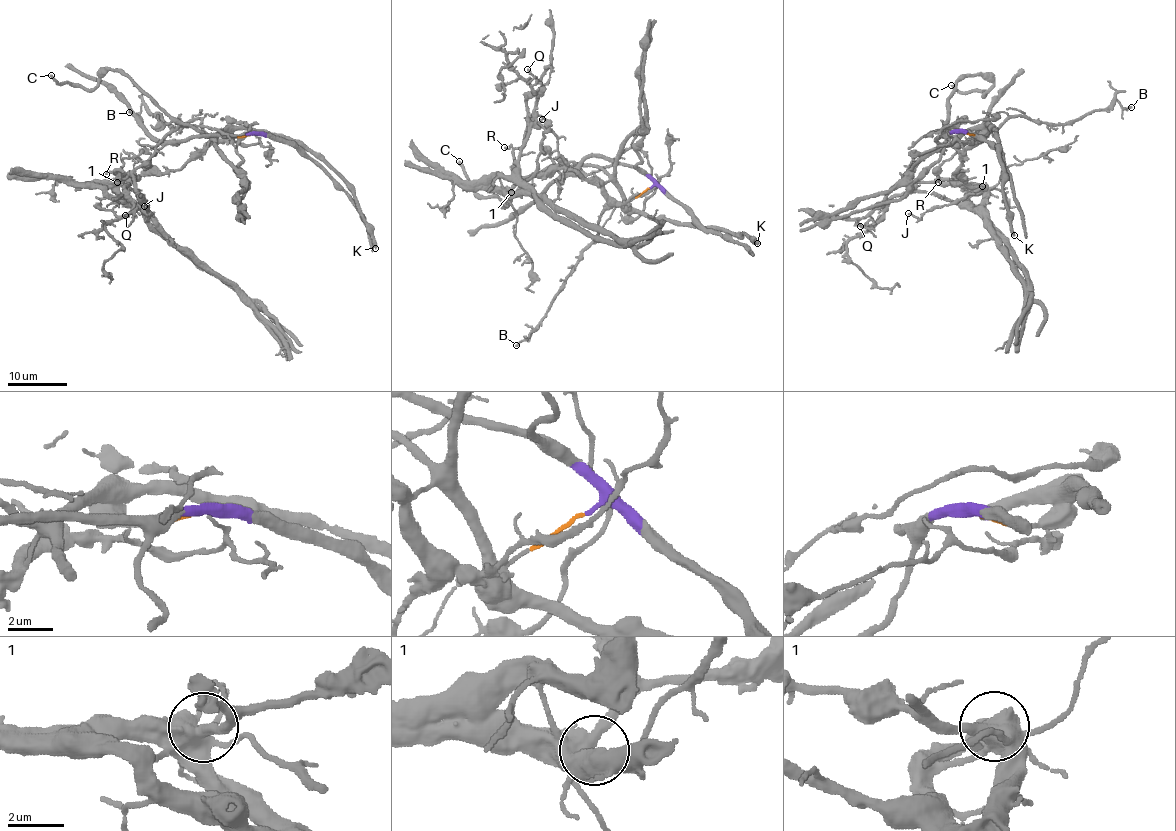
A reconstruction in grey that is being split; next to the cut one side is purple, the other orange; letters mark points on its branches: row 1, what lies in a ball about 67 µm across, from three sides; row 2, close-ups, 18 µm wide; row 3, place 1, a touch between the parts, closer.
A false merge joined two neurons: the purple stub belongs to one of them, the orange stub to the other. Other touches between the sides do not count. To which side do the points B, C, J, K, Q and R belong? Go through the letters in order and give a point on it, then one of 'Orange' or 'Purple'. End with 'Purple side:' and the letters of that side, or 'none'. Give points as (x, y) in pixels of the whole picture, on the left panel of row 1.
B: Place: (129, 112). Orange
C: Place: (51, 75). Orange
J: Place: (144, 206). Orange
K: Place: (375, 248). Orange
Q: Place: (125, 215). Orange
R: Place: (106, 174). Orange
Purple side: none

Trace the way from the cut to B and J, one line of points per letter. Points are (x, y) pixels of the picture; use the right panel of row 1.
B: (964, 132), (982, 138), (1018, 116), (1072, 124), (1096, 110), (1104, 110), (1115, 99), (1122, 108), (1131, 107)
J: (964, 132), (980, 139), (965, 152), (954, 176), (985, 189), (932, 207), (920, 219), (908, 213)

